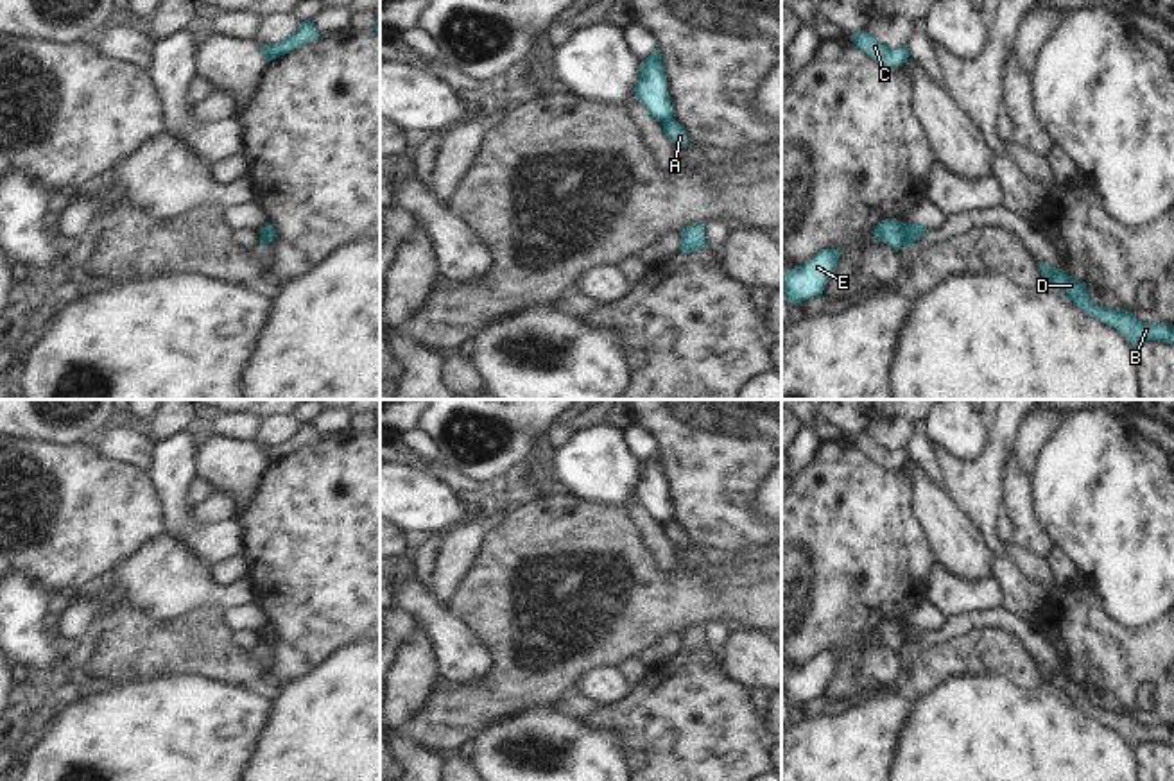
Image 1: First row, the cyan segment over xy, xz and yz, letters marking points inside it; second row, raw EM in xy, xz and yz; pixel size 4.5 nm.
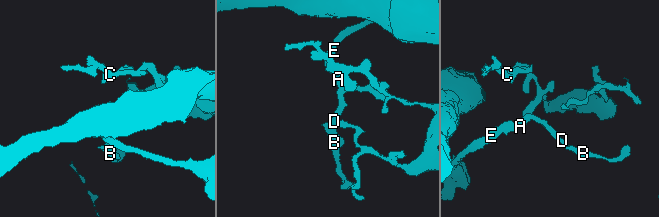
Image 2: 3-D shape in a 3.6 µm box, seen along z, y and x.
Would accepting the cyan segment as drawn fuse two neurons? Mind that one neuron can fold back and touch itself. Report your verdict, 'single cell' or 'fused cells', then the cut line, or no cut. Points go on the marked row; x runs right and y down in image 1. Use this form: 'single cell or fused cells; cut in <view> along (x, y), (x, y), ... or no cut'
fused cells; cut in yz along (902, 224), (906, 244)

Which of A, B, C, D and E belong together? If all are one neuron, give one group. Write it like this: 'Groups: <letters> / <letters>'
Groups: A B C D / E.

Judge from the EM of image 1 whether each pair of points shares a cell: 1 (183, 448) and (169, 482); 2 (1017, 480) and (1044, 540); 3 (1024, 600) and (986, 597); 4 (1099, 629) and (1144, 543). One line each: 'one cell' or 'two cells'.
1: one cell
2: one cell
3: two cells
4: two cells

